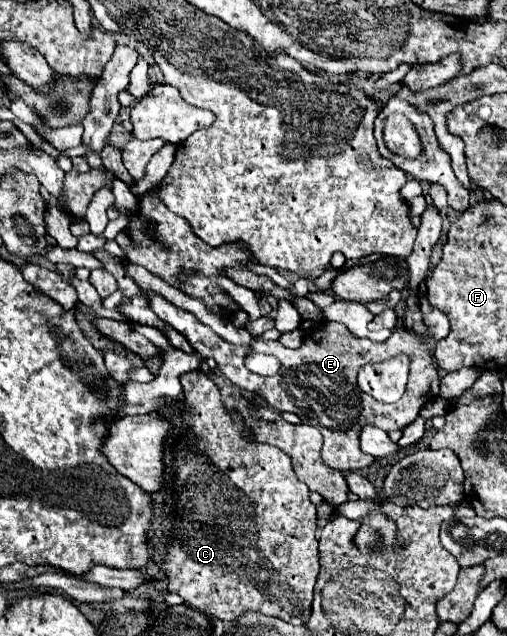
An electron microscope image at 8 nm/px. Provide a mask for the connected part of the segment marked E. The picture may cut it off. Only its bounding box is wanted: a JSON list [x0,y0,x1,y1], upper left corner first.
[147,291,439,471]

